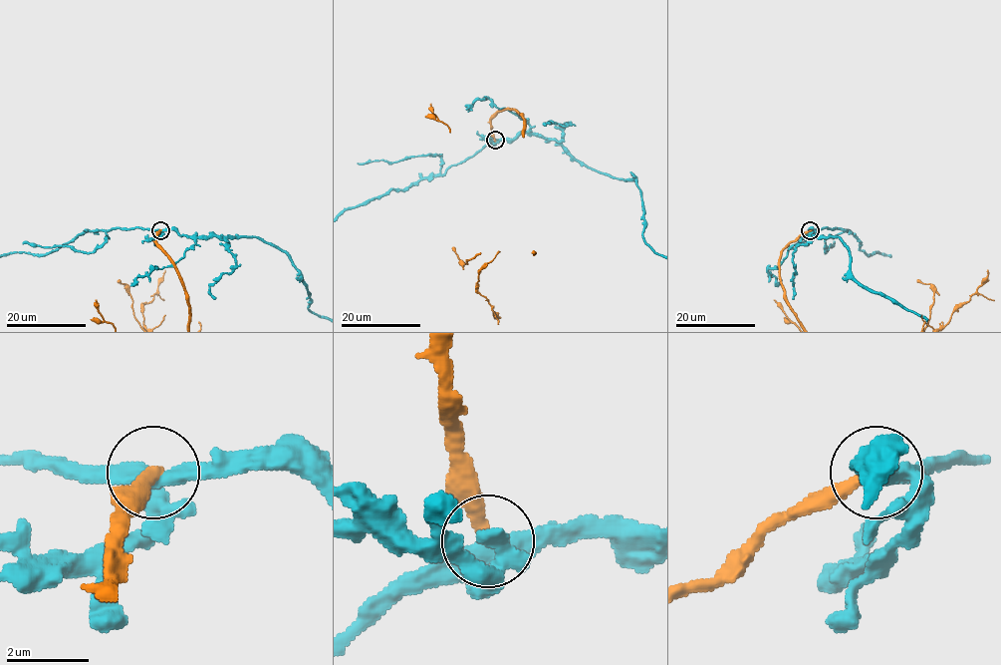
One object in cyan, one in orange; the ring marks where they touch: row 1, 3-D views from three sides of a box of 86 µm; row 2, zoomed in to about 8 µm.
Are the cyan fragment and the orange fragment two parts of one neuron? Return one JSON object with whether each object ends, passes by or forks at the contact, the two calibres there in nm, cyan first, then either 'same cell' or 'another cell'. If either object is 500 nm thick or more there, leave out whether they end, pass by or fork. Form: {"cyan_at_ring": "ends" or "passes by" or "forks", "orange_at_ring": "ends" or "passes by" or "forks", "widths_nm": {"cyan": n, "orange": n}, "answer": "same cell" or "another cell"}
{"cyan_at_ring": "forks", "orange_at_ring": "ends", "widths_nm": {"cyan": 360, "orange": 360}, "answer": "another cell"}

